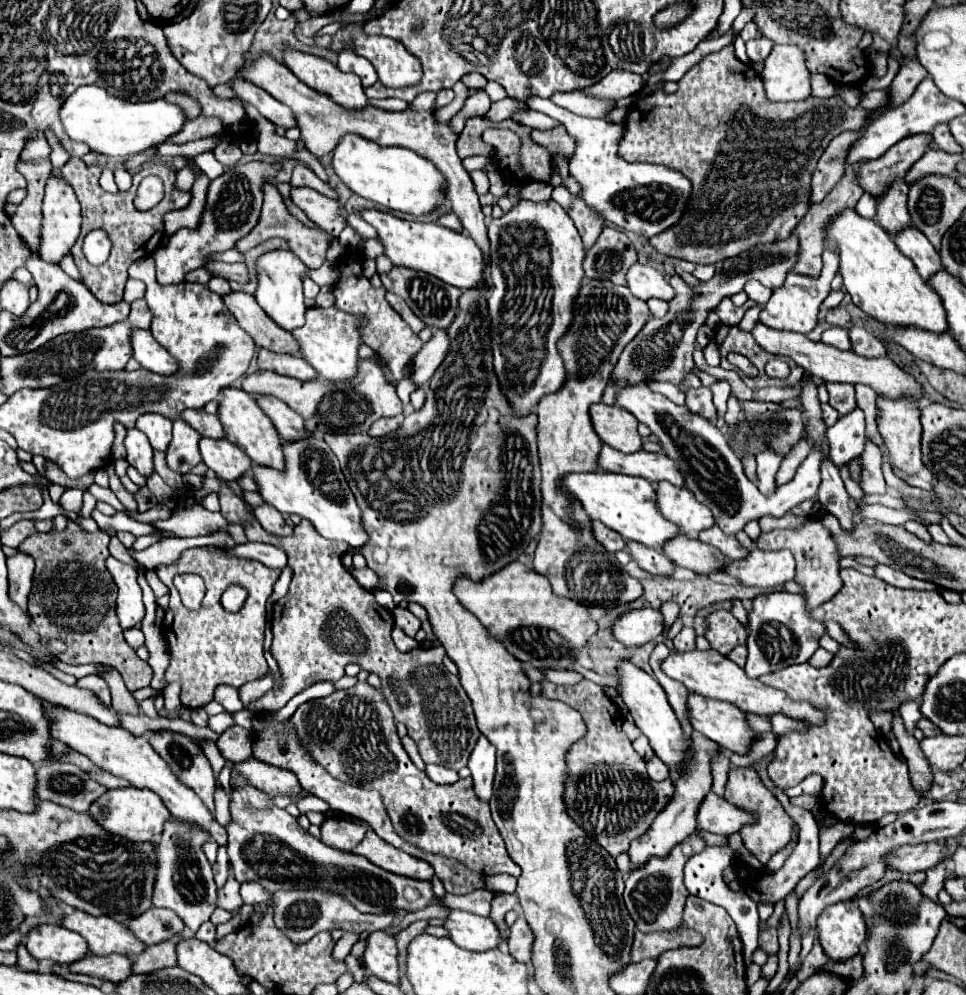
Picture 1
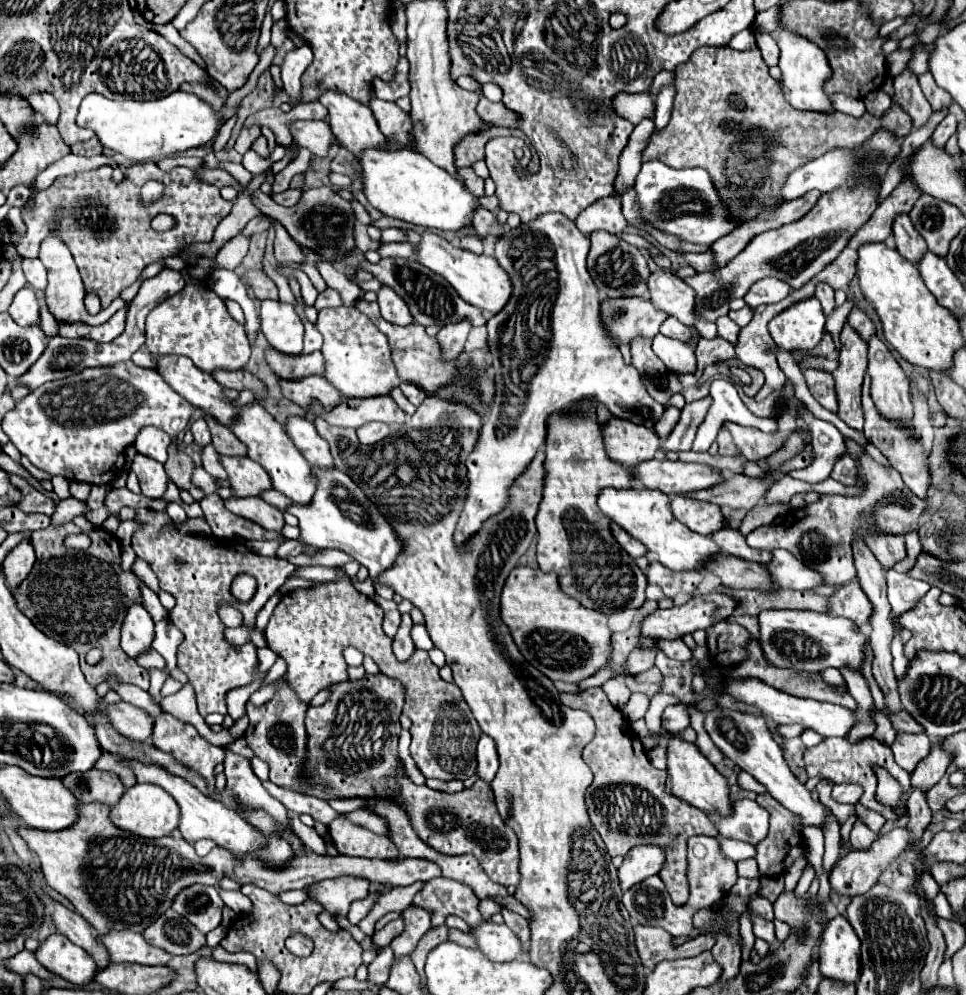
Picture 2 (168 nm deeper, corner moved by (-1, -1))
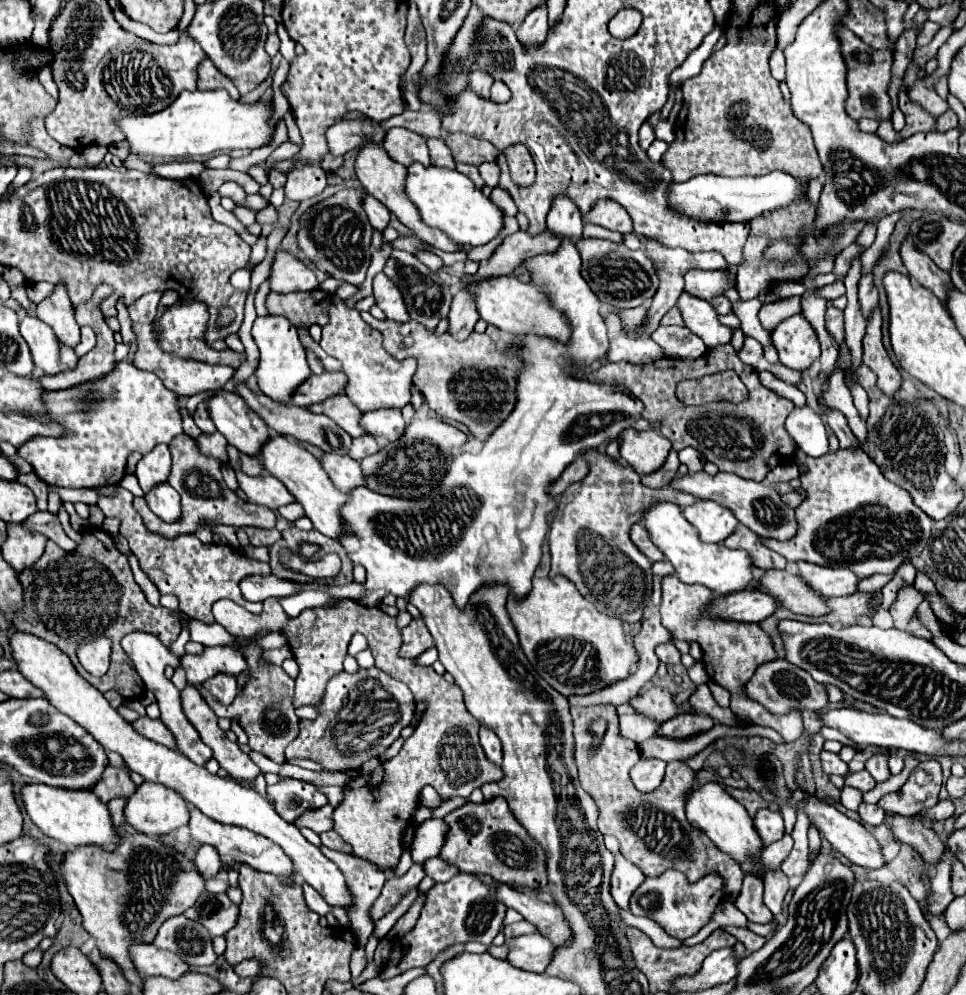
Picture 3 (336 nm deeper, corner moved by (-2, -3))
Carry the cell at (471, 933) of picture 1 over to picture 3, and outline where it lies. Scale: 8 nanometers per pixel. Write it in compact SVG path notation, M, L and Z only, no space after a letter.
M534 933L528 937L516 937L508 941L508 947L510 947L508 961L514 967L532 971L532 973L544 973L556 951L552 941L548 941L540 933Z

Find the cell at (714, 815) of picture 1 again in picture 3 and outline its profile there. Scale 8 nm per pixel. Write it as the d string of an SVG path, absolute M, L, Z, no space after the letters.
M760 809L754 817L754 827L760 833L762 841L766 845L778 841L784 837L784 821L782 821L782 813L780 811L770 811L770 809Z

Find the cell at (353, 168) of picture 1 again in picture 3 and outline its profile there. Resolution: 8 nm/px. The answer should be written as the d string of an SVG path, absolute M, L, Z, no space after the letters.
M412 163L406 177L406 193L420 209L426 225L448 233L448 237L460 245L484 245L496 239L504 227L504 213L496 209L490 197L476 189L474 183L456 169L450 171L444 167L424 167L420 163Z

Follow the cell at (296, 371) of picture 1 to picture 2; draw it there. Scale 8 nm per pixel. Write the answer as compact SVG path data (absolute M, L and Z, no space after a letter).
M307 375L303 379L277 377L277 381L281 385L283 395L293 403L301 405L303 409L309 407L311 399L317 399L325 407L333 407L341 399L339 391L335 391L335 387L331 387L331 383L323 375Z

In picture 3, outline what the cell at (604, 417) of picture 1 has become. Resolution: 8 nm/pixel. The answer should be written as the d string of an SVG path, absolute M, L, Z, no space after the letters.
M626 429L622 435L620 443L620 455L638 475L648 475L658 471L672 445L668 439L664 439L660 433L654 429L648 431L636 431L636 429Z

